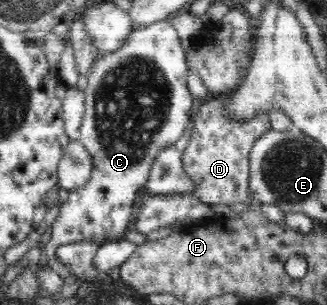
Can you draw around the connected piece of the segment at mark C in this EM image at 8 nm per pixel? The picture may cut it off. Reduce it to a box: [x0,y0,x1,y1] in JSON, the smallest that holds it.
[42,20,196,280]

